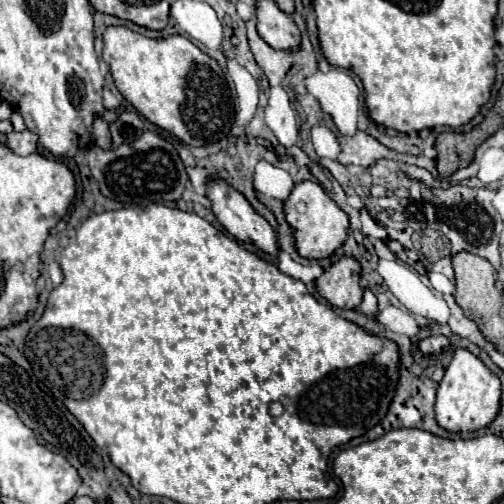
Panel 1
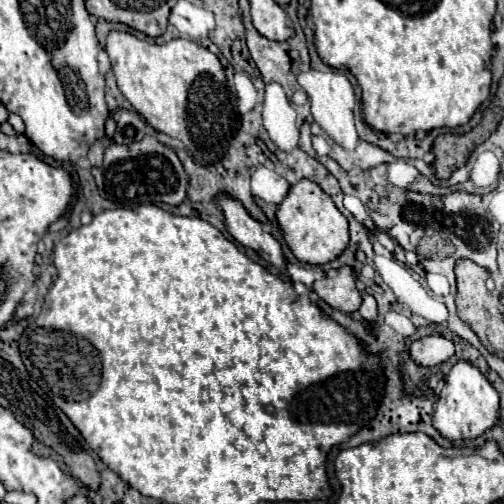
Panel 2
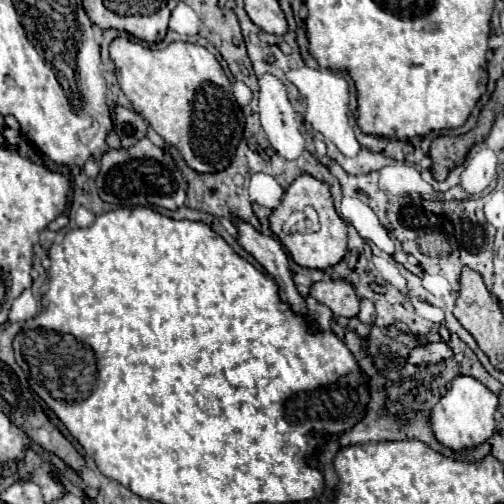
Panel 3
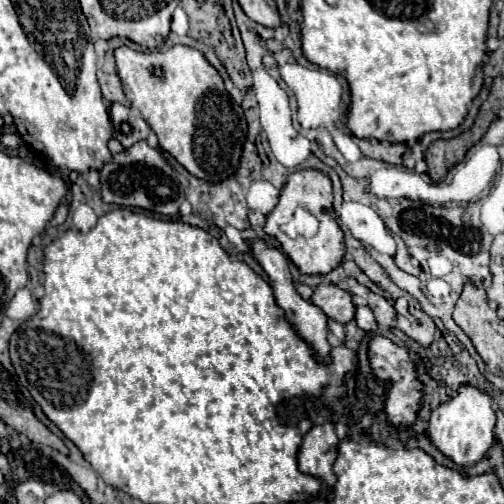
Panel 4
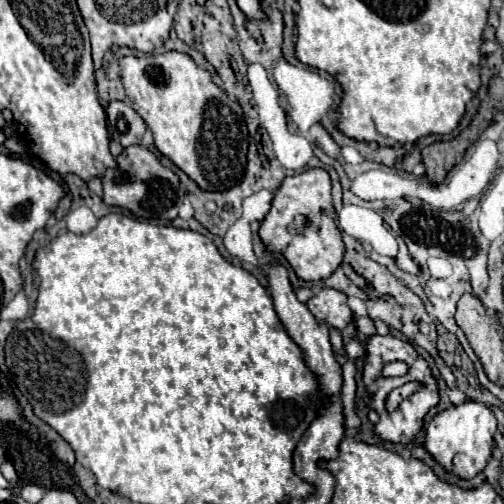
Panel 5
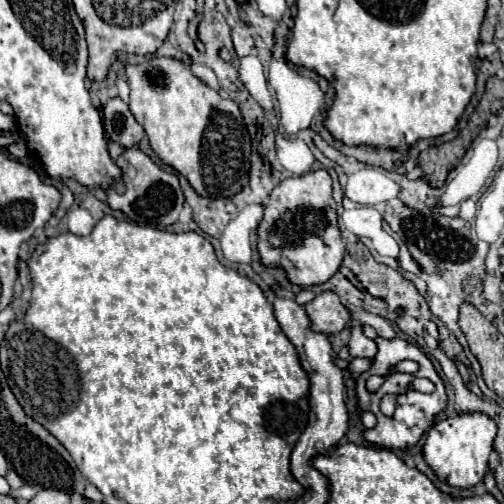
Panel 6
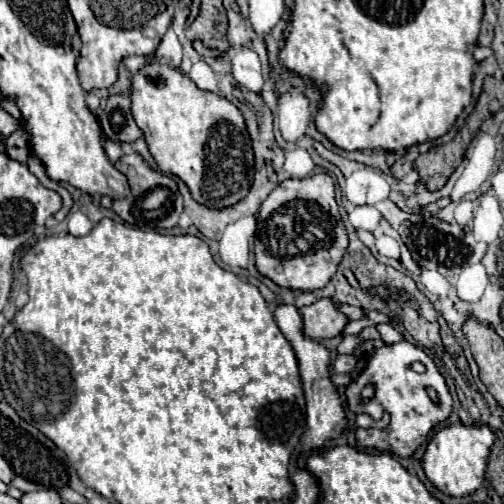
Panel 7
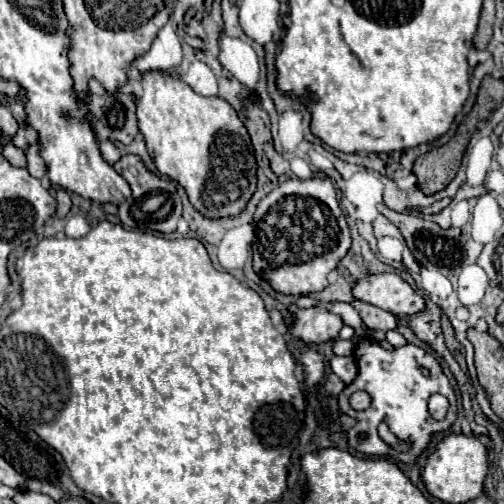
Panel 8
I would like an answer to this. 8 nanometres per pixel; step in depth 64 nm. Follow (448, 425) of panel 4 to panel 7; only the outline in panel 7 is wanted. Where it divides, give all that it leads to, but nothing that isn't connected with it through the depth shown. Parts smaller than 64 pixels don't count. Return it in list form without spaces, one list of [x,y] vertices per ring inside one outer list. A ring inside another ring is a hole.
[[[446,426],[440,428],[438,434],[428,442],[422,468],[426,472],[426,478],[432,482],[434,488],[440,492],[452,496],[452,498],[462,498],[468,494],[474,494],[476,490],[482,488],[484,484],[484,472],[488,464],[488,454],[490,446],[494,444],[494,432],[490,426]]]

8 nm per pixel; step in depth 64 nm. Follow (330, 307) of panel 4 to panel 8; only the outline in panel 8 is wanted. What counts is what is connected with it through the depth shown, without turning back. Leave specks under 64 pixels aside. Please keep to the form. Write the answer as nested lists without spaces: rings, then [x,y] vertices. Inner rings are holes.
[[[314,306],[308,310],[296,310],[288,330],[292,338],[302,340],[306,346],[310,346],[310,344],[322,344],[336,338],[342,326],[344,322],[340,316],[330,314],[326,308]]]

